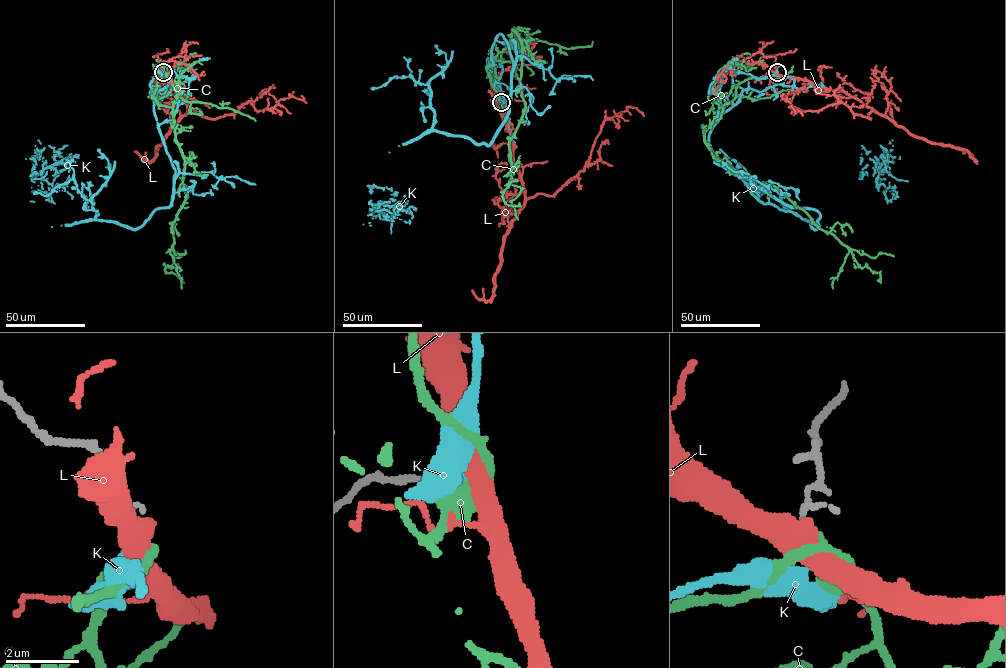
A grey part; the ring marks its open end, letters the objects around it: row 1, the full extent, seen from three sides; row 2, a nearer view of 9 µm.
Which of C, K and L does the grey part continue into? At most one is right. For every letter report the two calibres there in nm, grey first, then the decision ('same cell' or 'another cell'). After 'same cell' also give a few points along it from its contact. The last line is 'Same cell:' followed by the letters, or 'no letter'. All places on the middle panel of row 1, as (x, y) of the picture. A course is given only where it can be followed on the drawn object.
C: calibres 110 and 260 nm; same cell; course (501, 102), (489, 50), (507, 48), (513, 30), (525, 108), (502, 196), (521, 206)
K: calibres 110 and 150 nm; another cell
L: calibres 120 and 600 nm; another cell
Same cell: C

